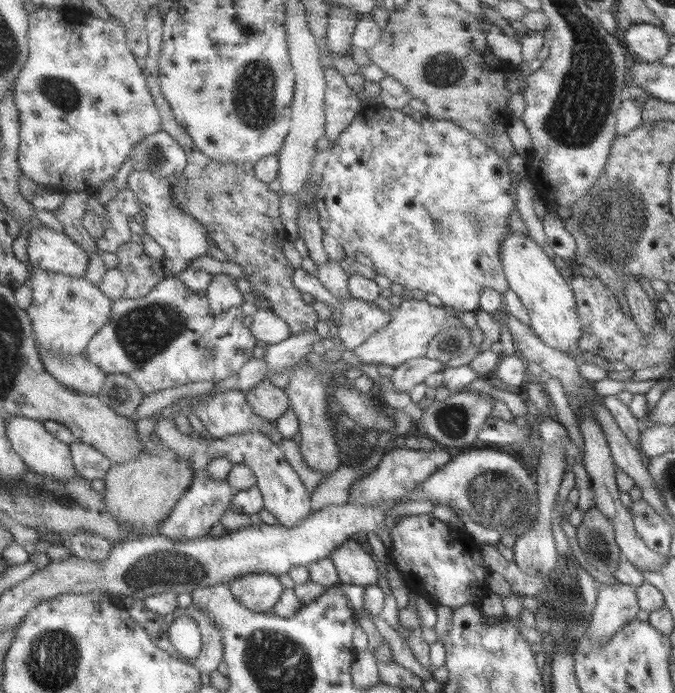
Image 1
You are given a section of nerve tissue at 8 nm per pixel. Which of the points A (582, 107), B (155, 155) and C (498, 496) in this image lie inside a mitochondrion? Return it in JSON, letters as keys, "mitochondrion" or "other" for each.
{"A":"mitochondrion","B":"mitochondrion","C":"mitochondrion"}

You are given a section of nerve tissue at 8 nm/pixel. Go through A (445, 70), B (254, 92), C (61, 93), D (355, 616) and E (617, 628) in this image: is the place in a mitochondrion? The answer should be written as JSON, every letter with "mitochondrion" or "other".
{"A":"mitochondrion","B":"mitochondrion","C":"mitochondrion","D":"other","E":"other"}

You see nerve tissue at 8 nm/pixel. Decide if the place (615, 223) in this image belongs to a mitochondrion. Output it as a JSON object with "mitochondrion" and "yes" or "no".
{"mitochondrion":"yes"}

